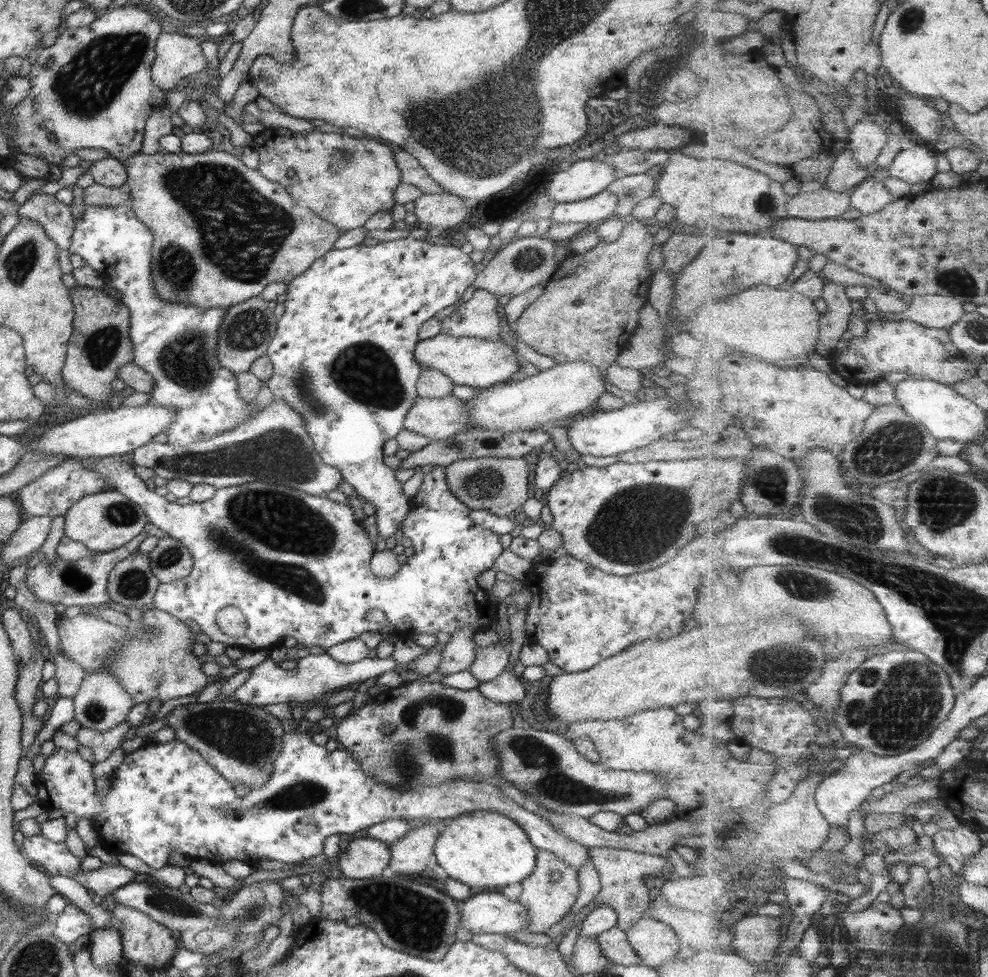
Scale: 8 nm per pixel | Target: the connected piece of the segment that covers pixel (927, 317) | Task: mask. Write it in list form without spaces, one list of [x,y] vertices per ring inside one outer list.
[[[917,295],[909,299],[909,306],[901,317],[928,327],[951,328],[965,316],[961,300],[950,296]]]

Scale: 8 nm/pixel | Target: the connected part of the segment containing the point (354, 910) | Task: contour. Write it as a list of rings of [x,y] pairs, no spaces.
[[[381,874],[369,879],[326,879],[318,890],[321,895],[319,917],[344,922],[349,916],[355,916],[361,925],[373,930],[387,948],[435,961],[441,960],[456,941],[455,930],[461,918],[459,910],[455,912],[456,901],[431,886],[393,876],[389,878],[387,892],[387,880]]]

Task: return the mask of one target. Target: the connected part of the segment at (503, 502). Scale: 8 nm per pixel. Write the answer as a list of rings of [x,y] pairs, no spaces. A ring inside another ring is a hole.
[[[521,457],[468,458],[456,460],[442,469],[449,492],[471,511],[486,510],[498,517],[512,517],[529,498],[527,496],[529,470]]]

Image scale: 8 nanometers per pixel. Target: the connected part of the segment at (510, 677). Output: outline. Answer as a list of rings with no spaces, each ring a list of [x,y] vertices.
[[[512,669],[503,671],[493,680],[478,684],[478,690],[487,700],[506,704],[520,701],[524,696],[524,683],[512,674]]]

